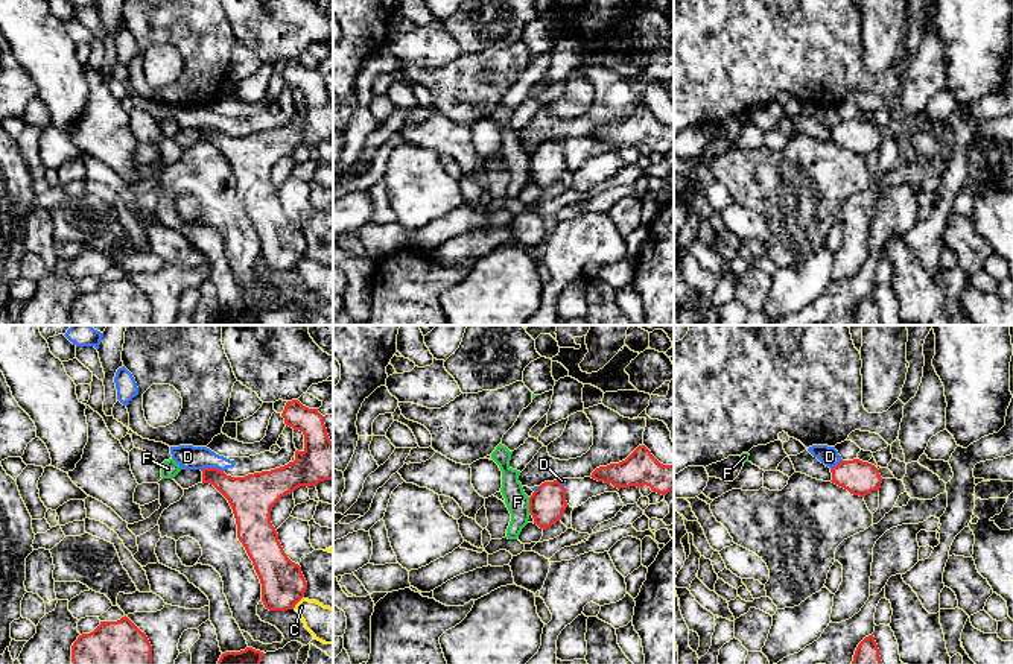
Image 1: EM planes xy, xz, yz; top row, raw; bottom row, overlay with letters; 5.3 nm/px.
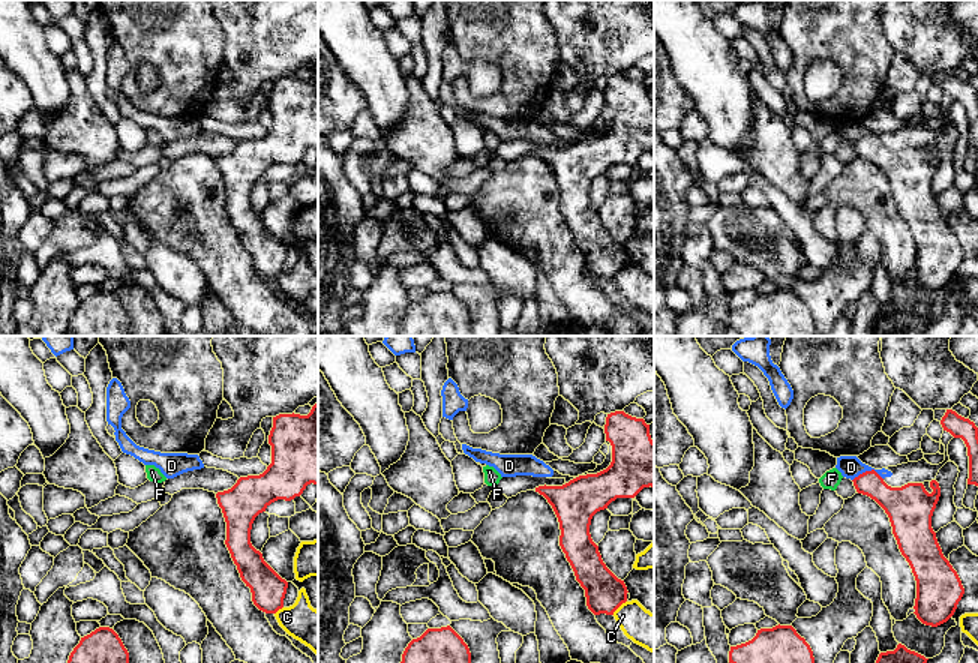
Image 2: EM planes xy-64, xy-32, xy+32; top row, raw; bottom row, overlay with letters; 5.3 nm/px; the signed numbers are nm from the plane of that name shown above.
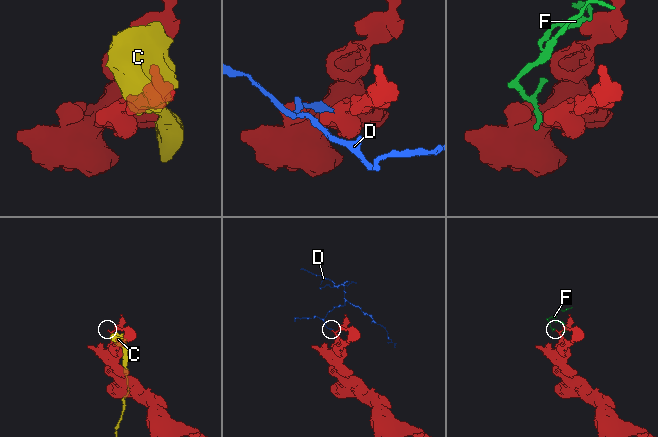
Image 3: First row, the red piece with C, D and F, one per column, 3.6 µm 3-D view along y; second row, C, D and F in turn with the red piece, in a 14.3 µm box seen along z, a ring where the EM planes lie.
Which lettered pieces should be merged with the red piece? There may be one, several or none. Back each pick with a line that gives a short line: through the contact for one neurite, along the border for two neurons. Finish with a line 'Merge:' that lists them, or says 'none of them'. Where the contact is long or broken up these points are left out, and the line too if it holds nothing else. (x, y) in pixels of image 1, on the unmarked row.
Merge: none of them

